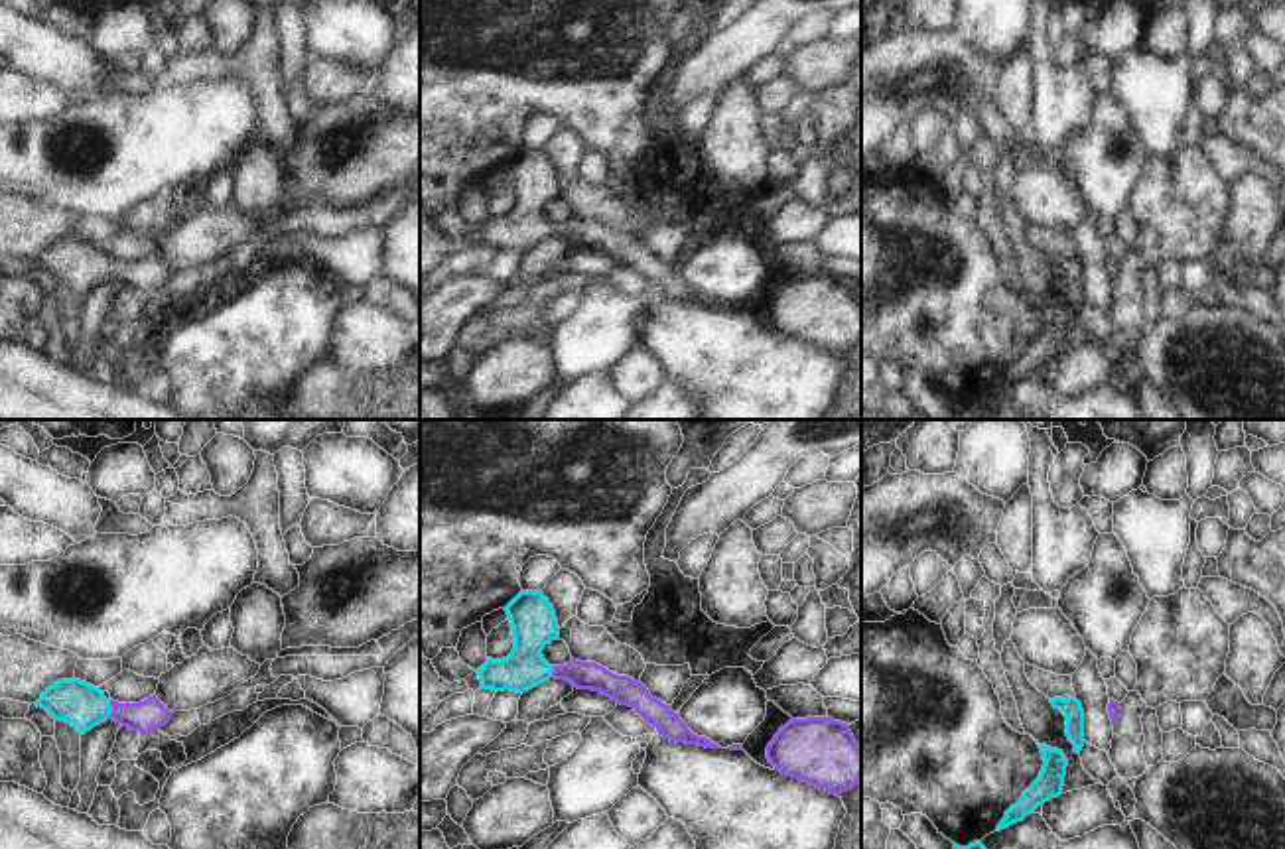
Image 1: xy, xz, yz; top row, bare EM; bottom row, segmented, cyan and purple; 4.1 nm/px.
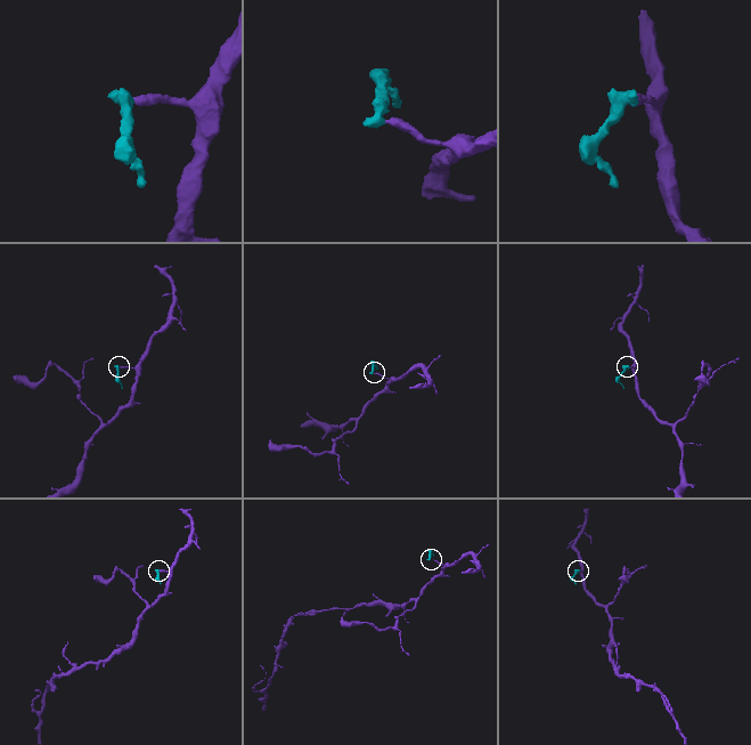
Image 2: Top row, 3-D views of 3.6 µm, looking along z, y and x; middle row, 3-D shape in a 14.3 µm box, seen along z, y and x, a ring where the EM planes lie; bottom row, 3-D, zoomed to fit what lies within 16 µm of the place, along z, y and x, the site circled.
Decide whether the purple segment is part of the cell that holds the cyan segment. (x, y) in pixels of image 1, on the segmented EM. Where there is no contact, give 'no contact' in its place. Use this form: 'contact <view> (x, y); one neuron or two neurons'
contact xy (111, 708); one neuron

